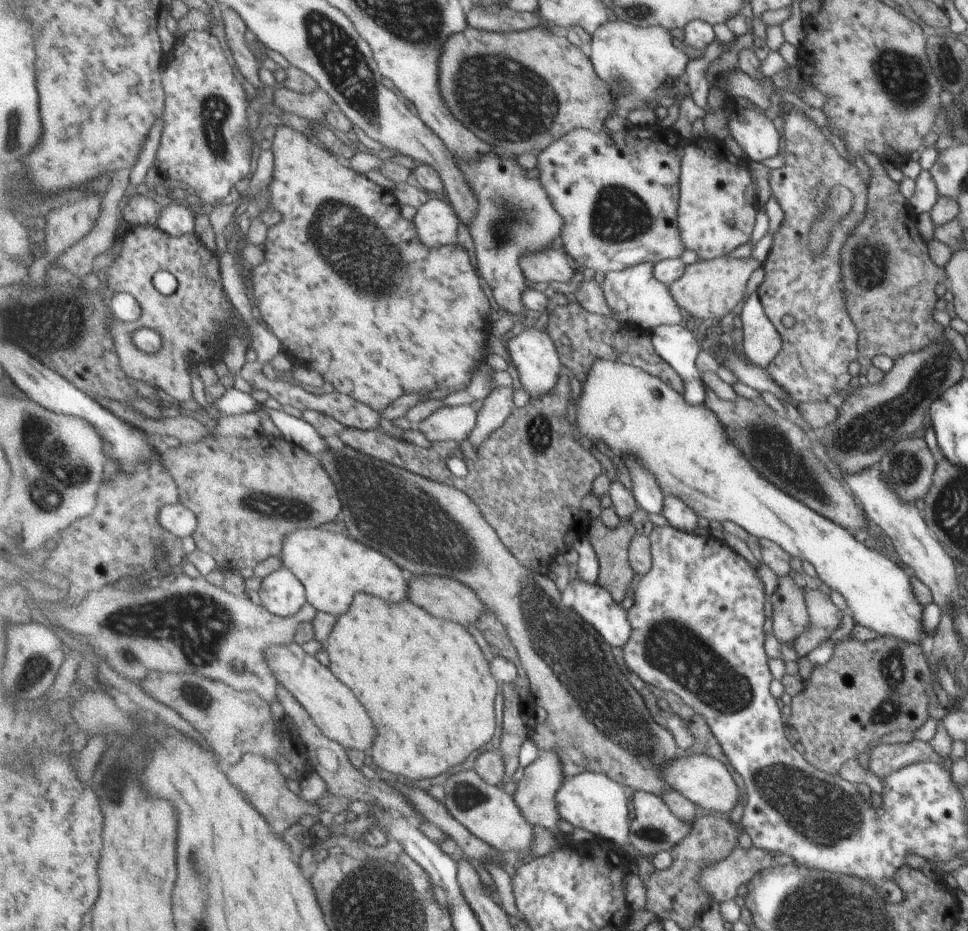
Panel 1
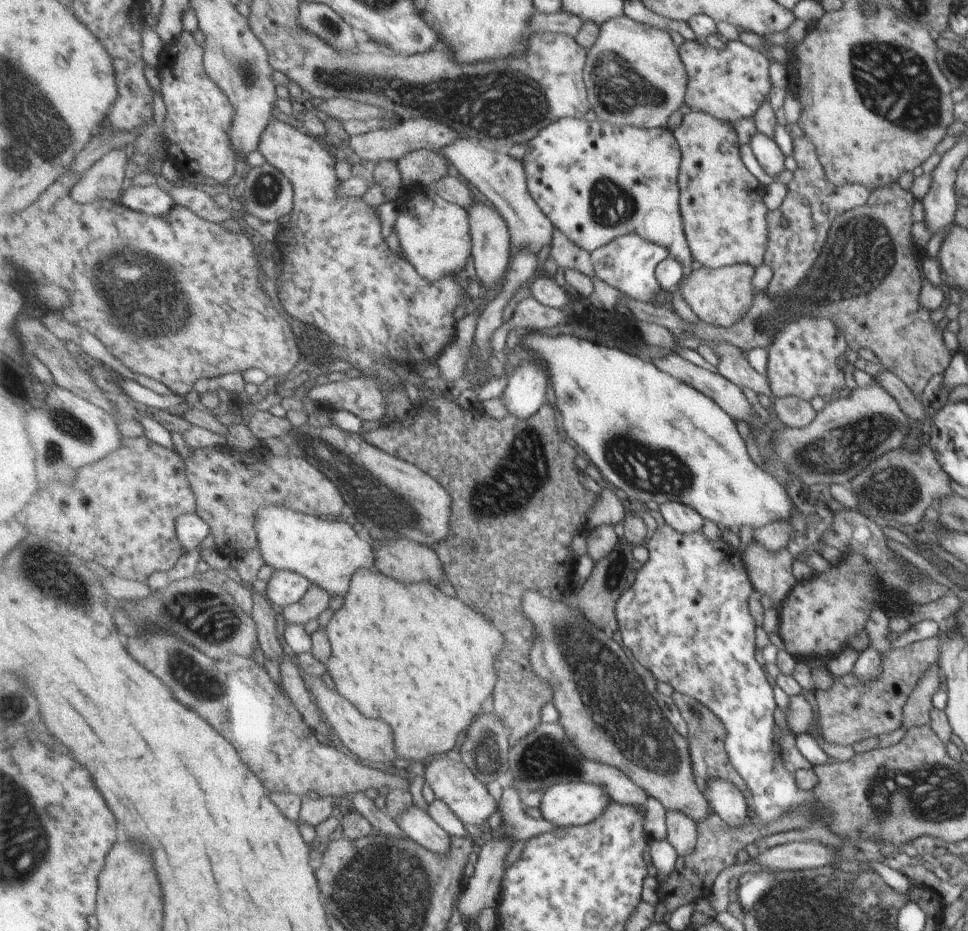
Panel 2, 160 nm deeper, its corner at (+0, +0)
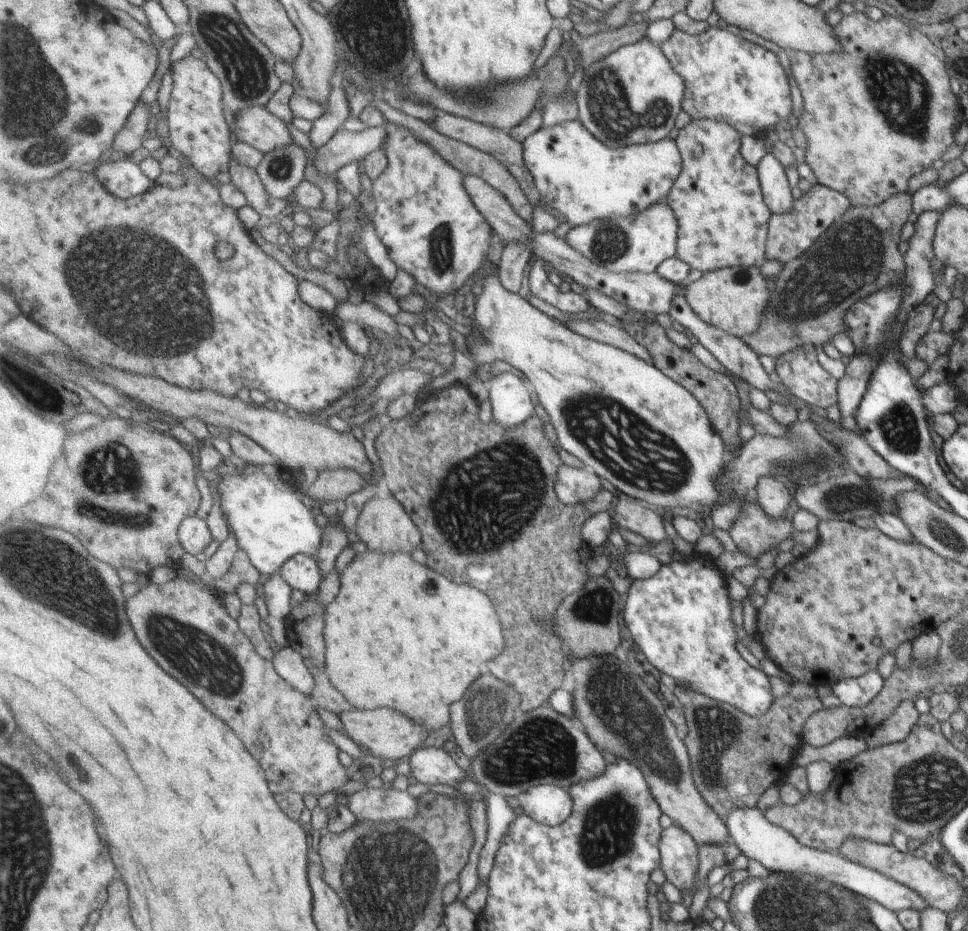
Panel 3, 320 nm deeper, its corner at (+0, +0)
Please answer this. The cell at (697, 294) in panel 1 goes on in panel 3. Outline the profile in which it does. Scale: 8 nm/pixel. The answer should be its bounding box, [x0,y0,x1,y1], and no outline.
[685,267,770,339]

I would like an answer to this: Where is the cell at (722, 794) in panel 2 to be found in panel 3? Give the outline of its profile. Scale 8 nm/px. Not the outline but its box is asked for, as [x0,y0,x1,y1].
[725,807,929,914]

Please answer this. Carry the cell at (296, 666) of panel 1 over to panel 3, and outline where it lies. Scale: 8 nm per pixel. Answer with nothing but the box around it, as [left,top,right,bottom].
[339,707,432,766]

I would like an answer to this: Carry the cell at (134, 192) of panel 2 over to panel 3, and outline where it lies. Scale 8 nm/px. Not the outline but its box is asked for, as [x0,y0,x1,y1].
[93,157,155,198]

